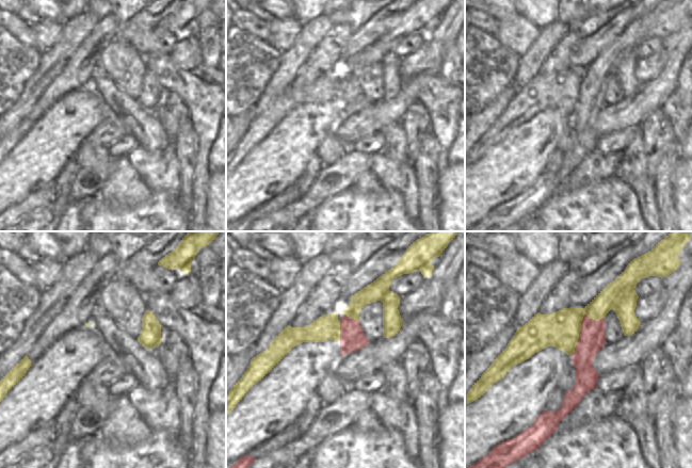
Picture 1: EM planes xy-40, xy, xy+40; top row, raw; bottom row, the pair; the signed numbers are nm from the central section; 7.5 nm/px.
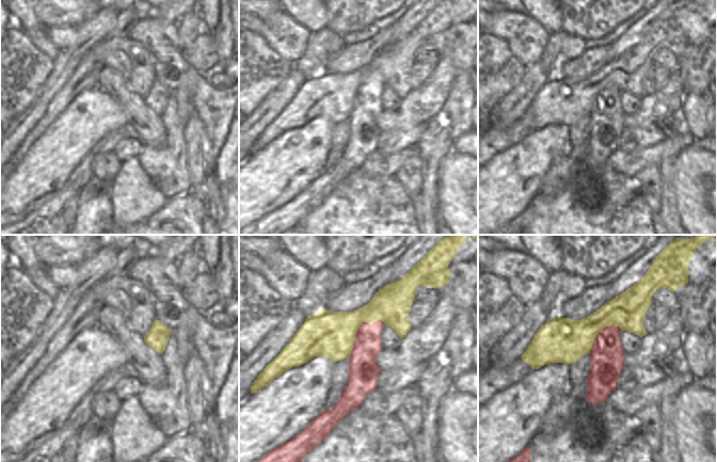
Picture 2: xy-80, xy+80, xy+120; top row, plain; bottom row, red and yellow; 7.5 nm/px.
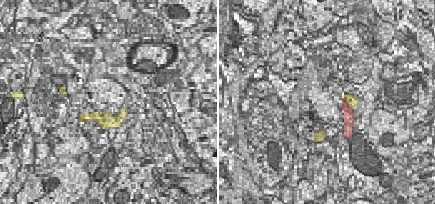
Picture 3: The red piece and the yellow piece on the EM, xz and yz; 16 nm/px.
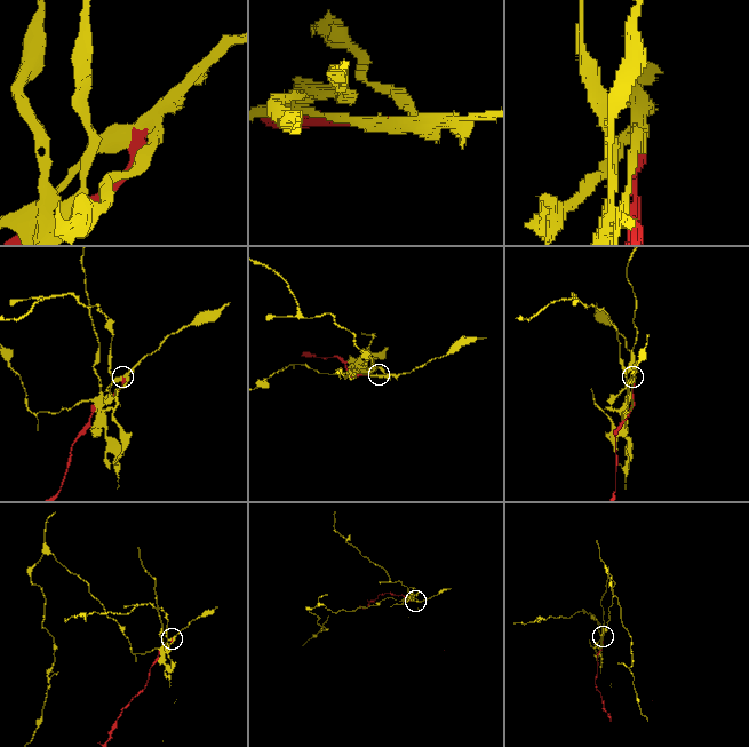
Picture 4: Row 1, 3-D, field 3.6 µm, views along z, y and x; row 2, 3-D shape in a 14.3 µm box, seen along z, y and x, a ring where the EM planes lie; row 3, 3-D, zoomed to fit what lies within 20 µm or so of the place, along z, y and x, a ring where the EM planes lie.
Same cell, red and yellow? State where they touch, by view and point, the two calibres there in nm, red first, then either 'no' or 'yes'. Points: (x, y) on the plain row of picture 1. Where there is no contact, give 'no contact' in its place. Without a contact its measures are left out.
meets red in xy+40 at (581, 86); 190 nm thick on the red side, 280 nm on the other; no

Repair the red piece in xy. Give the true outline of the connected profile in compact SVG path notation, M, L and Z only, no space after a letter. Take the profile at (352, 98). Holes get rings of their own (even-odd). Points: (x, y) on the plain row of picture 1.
M342 76L340 80L340 117L354 114L367 108L368 100L359 85L359 82Z

